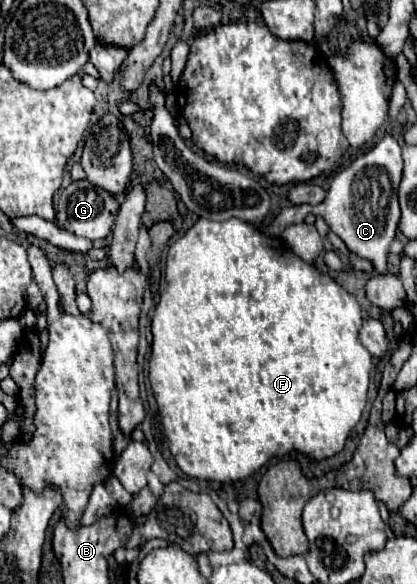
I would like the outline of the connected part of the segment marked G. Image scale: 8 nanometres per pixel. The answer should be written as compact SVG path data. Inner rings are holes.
M87 179L83 181L73 181L67 189L63 189L57 195L55 201L55 225L59 229L65 229L73 235L79 237L89 237L89 239L105 239L111 229L113 229L113 221L115 215L119 211L119 203L113 195L109 195L105 189L91 185Z

